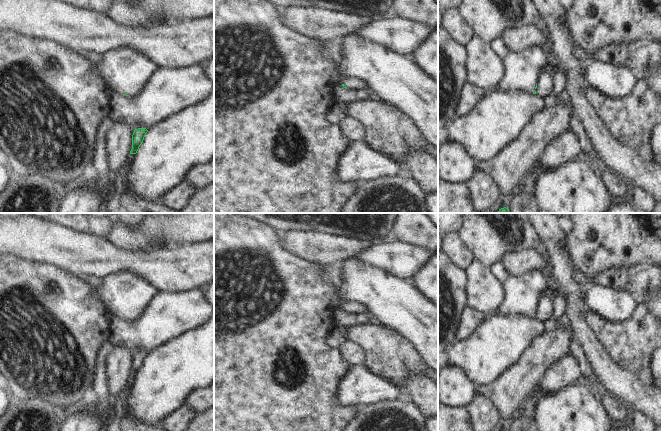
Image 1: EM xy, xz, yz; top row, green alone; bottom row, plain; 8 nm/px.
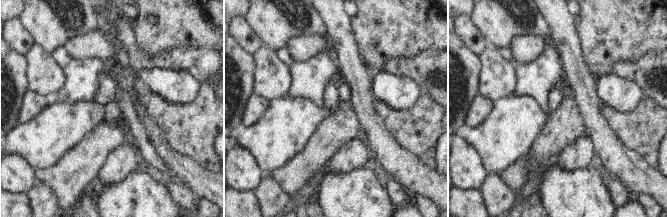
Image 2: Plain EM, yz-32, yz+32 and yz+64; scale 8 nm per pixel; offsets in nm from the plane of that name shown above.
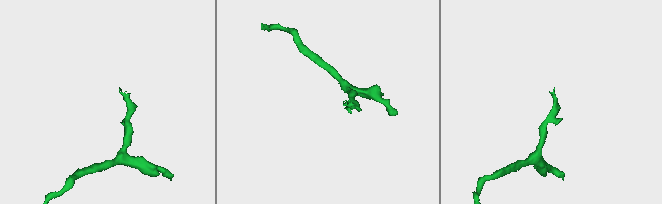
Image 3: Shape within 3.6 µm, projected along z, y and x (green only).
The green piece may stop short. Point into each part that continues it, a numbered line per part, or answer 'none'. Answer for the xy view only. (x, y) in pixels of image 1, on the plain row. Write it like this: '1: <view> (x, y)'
1: xy (126, 295)

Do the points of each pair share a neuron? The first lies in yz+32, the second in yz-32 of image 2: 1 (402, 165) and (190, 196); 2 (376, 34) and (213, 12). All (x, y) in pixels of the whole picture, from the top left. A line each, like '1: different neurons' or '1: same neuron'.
1: different neurons
2: different neurons

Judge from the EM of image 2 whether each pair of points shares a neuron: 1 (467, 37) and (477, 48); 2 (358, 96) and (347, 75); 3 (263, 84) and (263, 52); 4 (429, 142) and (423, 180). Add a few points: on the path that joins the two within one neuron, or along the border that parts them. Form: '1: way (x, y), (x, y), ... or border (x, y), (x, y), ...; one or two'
1: way (470, 40), (474, 45); one
2: way (358, 91), (358, 86), (352, 80); one
3: way (265, 76), (265, 60); one
4: border (406, 150), (416, 154), (430, 168), (436, 171); two

